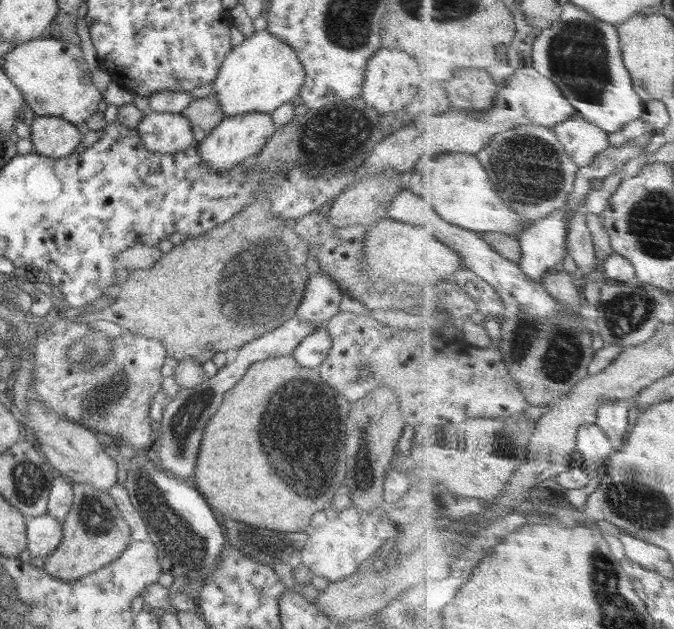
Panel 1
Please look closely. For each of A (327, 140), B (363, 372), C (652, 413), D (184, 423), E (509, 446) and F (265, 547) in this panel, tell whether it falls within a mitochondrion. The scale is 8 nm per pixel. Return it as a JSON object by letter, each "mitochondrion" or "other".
{"A":"mitochondrion","B":"mitochondrion","C":"other","D":"mitochondrion","E":"mitochondrion","F":"other"}

